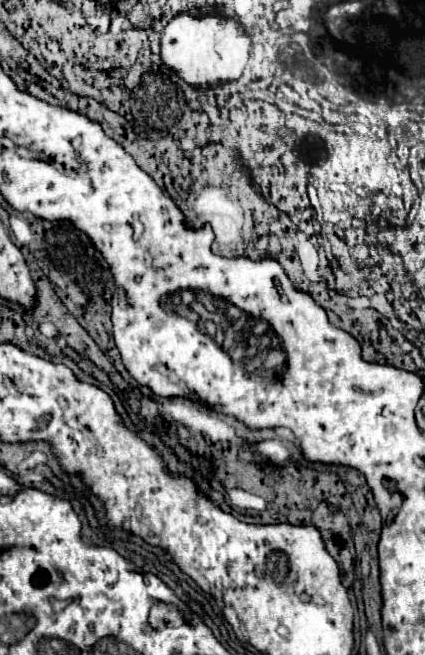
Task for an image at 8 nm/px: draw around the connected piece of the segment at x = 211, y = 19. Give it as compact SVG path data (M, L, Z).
M181 13L169 21L161 33L163 65L199 91L209 91L223 83L241 79L249 57L249 47L251 37L245 33L245 29L241 29L235 19L225 19L219 13L201 13L199 17Z

